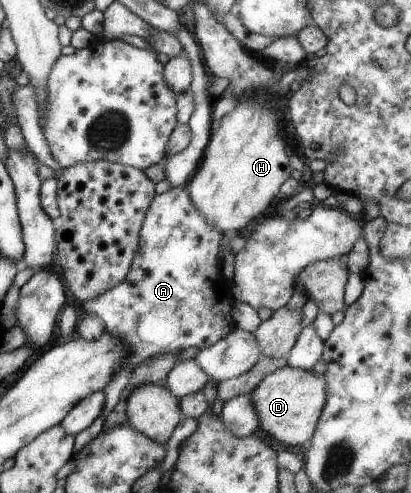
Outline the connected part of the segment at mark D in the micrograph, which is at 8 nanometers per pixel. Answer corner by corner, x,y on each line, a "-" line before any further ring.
285,365
265,375
256,384
253,391
249,393
249,401
253,405
259,429
290,450
307,444
313,436
317,419
325,404
323,374
315,375
312,371
293,369

